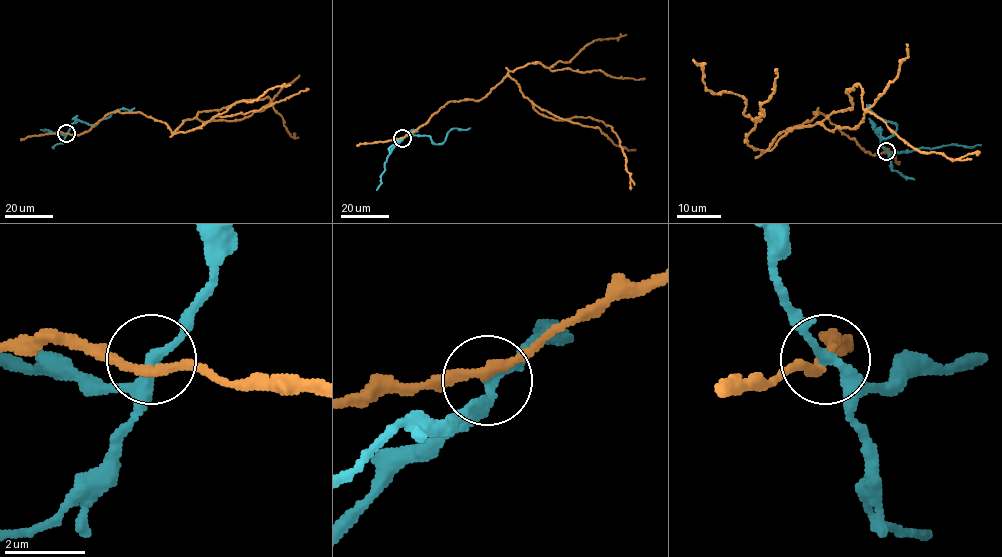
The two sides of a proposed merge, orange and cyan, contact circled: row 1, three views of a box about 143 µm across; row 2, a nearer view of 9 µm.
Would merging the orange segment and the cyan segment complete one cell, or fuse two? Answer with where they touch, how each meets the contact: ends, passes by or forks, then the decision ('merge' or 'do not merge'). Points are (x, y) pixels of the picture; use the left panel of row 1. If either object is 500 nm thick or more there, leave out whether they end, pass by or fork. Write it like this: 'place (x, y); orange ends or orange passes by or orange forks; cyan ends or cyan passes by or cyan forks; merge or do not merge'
place (66, 133); orange passes by; cyan passes by; do not merge

